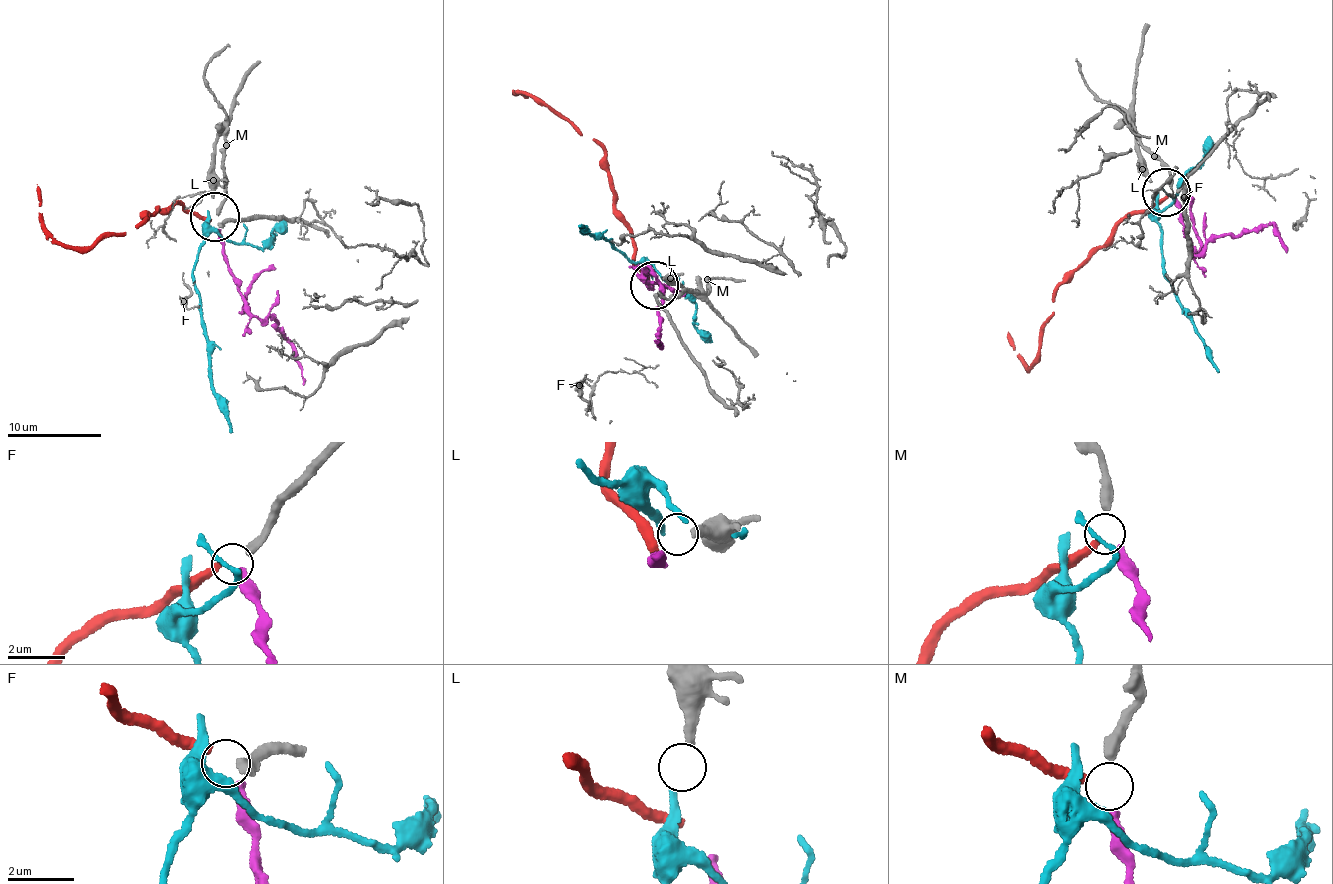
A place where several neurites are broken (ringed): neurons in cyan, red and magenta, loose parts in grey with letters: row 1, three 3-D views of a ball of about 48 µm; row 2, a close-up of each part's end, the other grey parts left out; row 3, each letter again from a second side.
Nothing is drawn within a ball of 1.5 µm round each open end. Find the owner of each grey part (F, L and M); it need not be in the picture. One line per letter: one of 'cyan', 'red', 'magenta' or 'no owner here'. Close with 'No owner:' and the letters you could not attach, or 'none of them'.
F: red
L: no owner here
M: magenta
No owner: L

